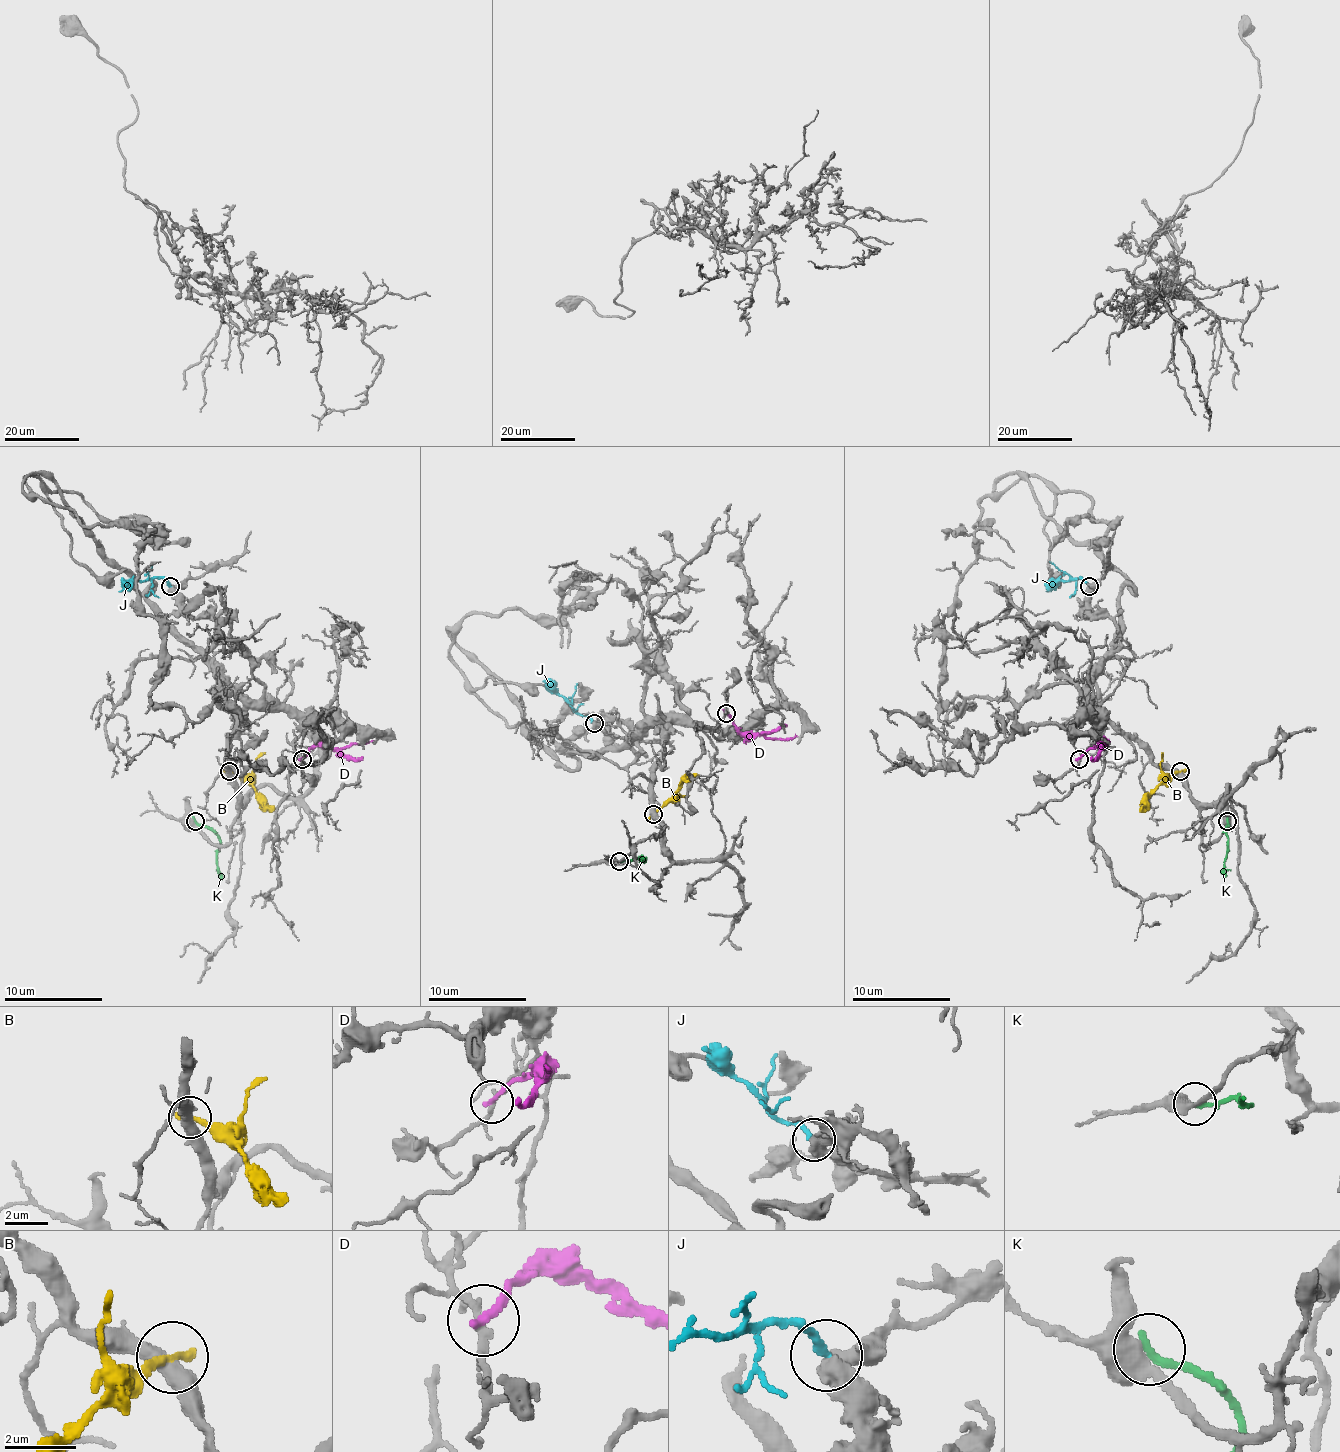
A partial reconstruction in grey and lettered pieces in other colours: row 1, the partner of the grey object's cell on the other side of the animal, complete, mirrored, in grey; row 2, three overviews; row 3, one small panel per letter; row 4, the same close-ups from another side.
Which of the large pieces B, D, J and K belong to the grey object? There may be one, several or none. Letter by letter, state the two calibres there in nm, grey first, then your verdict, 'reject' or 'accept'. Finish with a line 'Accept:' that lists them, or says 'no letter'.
B: 480 nm thick on the grey side, 260 nm on the other; reject
D: 200 nm thick on the grey side, 260 nm on the other; reject
J: 480 nm thick on the grey side, 240 nm on the other; accept
K: 480 nm thick on the grey side, 280 nm on the other; reject
Accept: J

